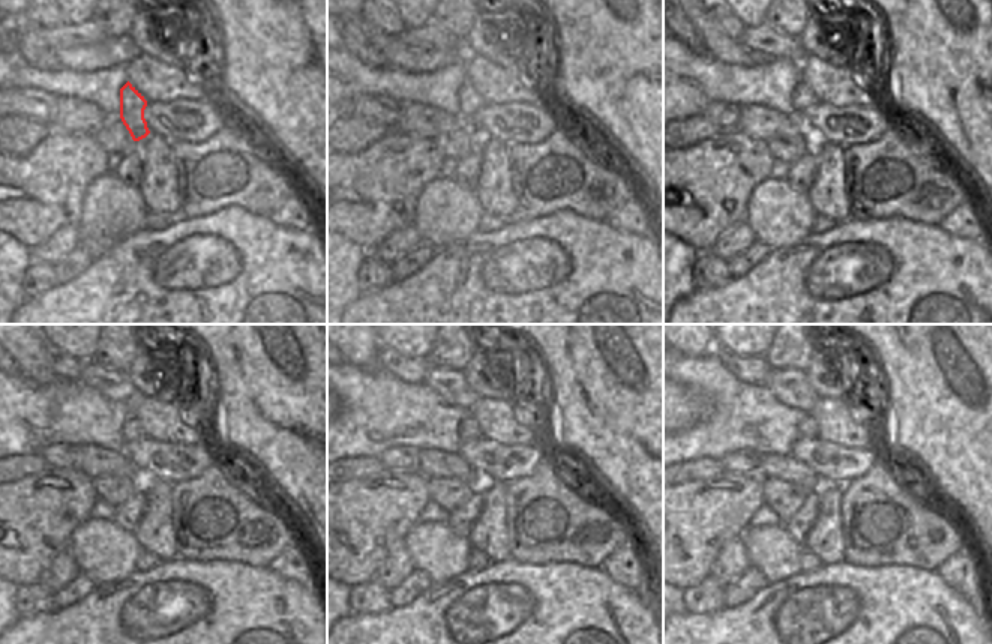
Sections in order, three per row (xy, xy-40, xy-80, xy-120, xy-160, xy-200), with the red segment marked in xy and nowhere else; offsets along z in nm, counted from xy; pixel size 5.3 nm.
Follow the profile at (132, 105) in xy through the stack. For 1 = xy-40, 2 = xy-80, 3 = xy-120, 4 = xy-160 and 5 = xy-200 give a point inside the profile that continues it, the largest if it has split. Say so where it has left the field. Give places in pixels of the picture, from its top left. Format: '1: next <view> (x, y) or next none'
1: next xy-40 (470, 101)
2: next xy-80 (803, 98)
3: next xy-120 (132, 431)
4: next xy-160 (468, 430)
5: next xy-200 (808, 428)

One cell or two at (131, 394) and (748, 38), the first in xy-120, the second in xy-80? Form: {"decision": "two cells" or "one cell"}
{"decision": "one cell"}

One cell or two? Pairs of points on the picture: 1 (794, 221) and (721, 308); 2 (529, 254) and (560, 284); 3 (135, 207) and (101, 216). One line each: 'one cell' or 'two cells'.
1: two cells
2: one cell
3: one cell

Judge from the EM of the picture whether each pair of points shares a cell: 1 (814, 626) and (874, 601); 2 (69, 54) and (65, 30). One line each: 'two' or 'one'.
1: one
2: two

